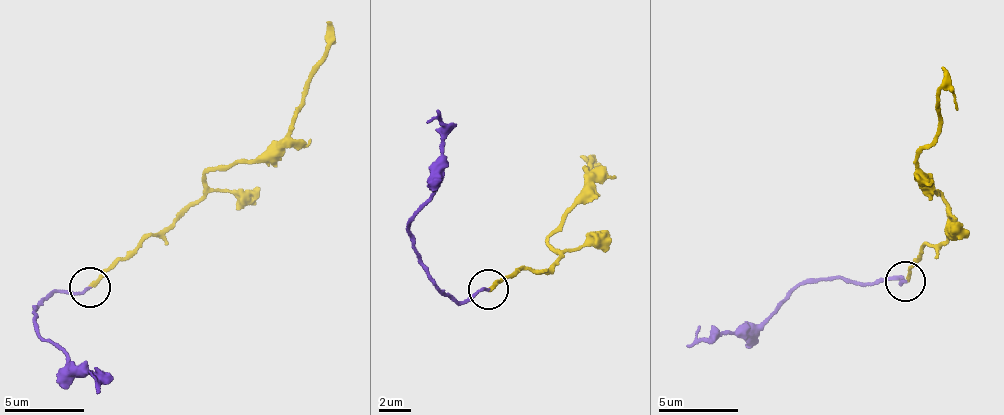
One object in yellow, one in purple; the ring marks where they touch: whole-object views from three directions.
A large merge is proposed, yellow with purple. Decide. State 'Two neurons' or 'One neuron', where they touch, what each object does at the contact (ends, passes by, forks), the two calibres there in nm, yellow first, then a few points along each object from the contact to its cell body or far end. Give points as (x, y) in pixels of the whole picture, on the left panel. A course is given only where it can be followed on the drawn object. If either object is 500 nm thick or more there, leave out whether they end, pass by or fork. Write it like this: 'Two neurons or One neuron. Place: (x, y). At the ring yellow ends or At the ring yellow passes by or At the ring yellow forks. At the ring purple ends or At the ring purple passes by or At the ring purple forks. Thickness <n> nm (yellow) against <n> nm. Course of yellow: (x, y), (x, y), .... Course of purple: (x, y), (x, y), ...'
One neuron. Place: (89, 287). At the ring yellow ends. At the ring purple ends. Thickness 200 nm (yellow) against 170 nm. Course of yellow: (91, 284), (165, 235), (205, 194), (208, 172), (249, 162), (294, 124), (310, 65), (330, 44), (320, 62). Course of purple: (91, 288), (49, 294), (34, 312), (41, 334), (73, 364), (101, 377), (99, 393)

